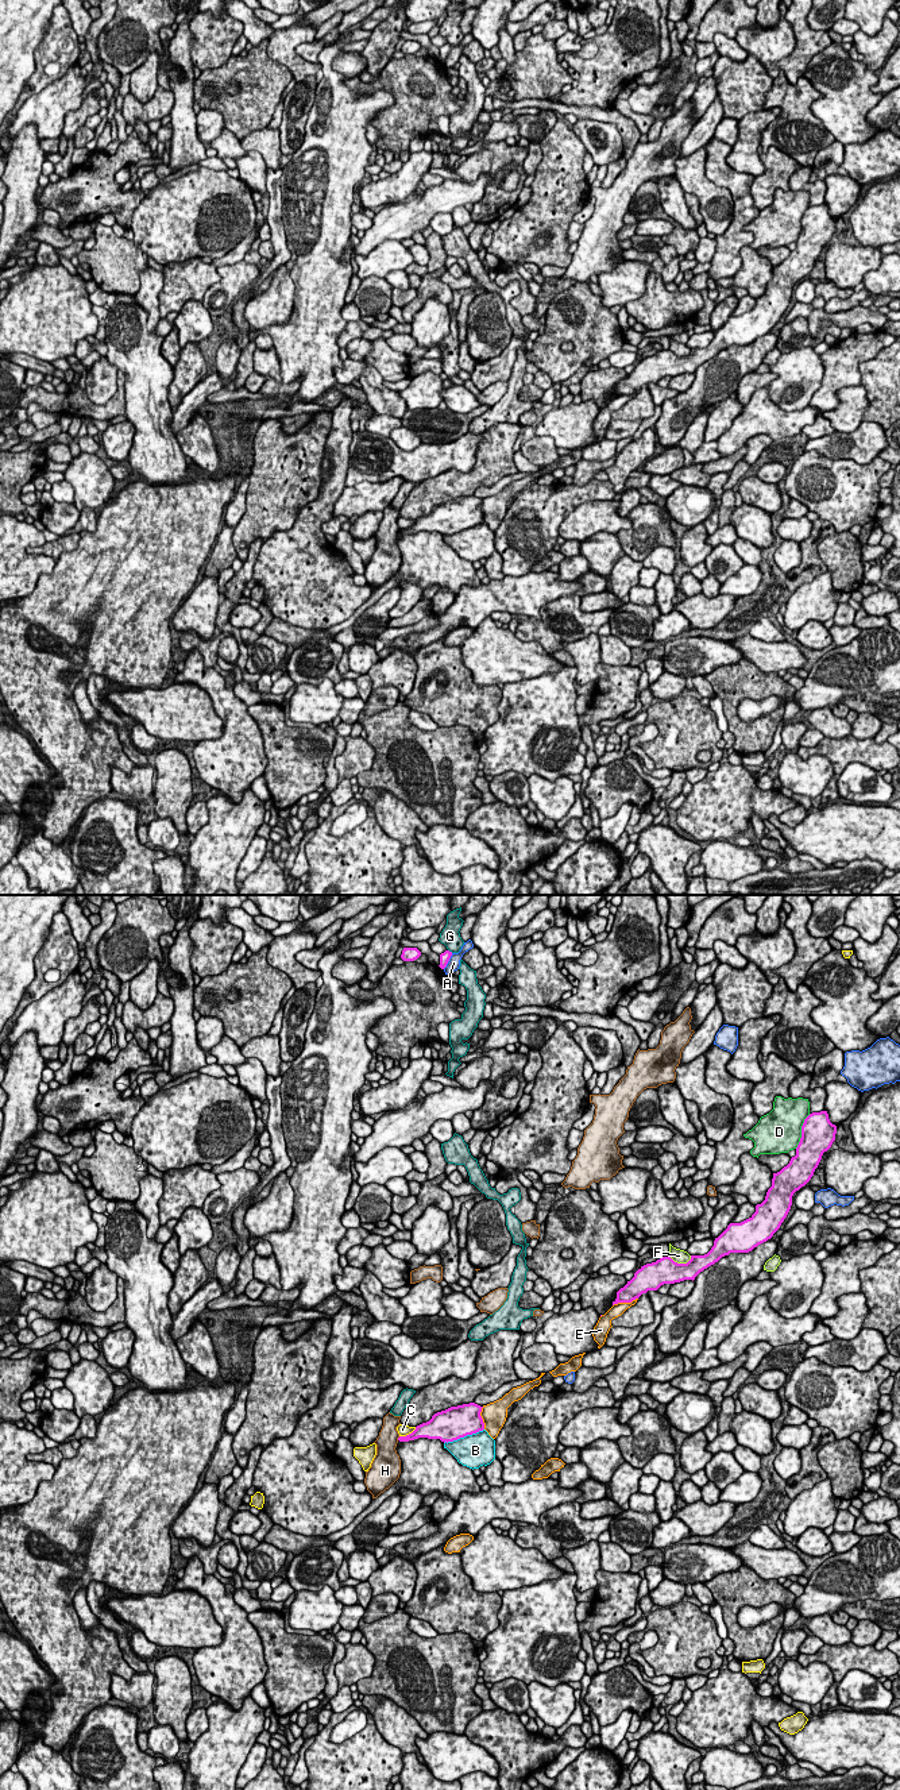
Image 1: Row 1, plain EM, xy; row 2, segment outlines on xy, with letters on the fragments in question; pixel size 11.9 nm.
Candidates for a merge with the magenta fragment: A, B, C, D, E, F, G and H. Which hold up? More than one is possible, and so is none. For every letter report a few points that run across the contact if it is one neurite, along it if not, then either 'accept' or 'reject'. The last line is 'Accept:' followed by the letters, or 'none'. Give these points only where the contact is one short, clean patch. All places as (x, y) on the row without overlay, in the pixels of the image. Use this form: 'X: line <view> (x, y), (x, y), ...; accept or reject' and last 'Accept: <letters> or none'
A: reject
B: reject
C: reject
D: reject
E: accept
F: reject
G: reject
H: reject
Accept: E

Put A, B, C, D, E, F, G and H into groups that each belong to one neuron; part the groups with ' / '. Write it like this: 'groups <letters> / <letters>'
groups A / B / C / D / E / F / G / H

